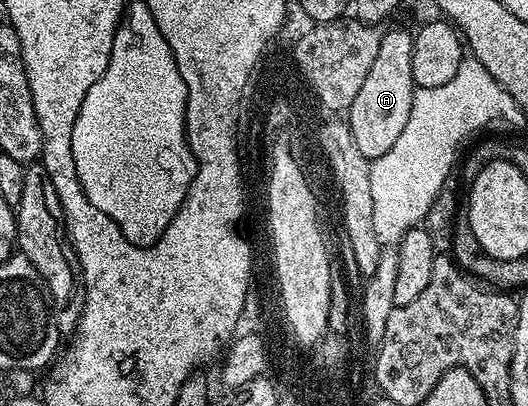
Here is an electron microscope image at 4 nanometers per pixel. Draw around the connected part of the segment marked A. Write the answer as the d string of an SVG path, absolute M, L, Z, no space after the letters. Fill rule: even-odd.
M386 28L381 34L375 63L371 63L367 79L363 79L363 87L359 87L359 95L355 95L355 103L351 103L347 111L347 124L355 139L355 147L370 159L385 155L391 149L403 132L407 115L411 115L415 92L411 75L412 46L413 33L410 30Z

